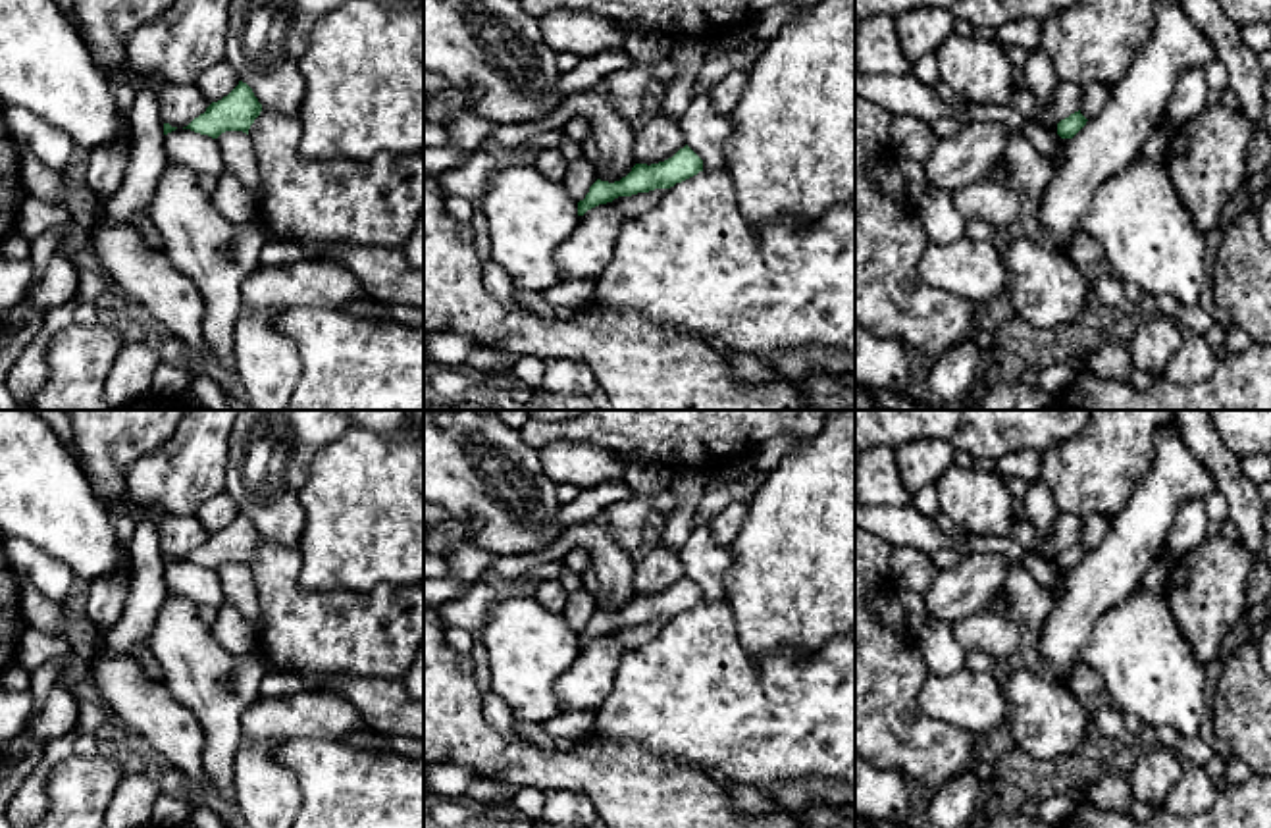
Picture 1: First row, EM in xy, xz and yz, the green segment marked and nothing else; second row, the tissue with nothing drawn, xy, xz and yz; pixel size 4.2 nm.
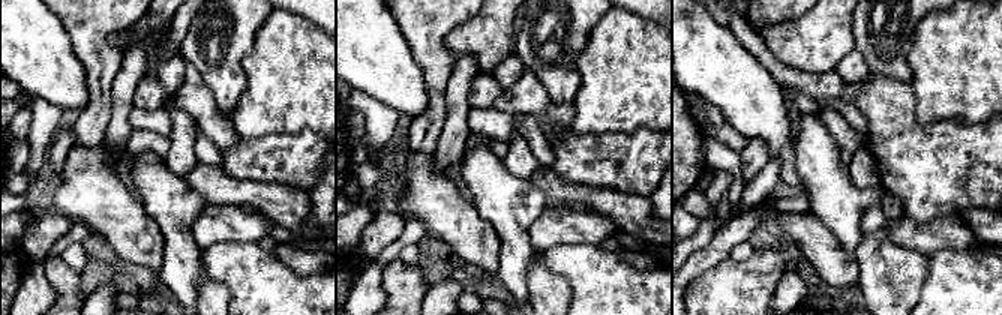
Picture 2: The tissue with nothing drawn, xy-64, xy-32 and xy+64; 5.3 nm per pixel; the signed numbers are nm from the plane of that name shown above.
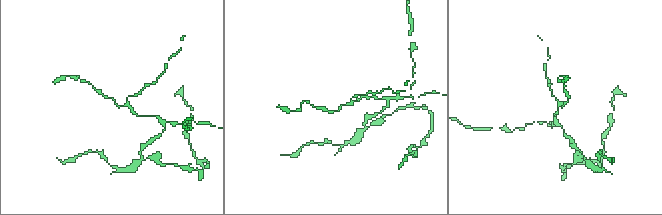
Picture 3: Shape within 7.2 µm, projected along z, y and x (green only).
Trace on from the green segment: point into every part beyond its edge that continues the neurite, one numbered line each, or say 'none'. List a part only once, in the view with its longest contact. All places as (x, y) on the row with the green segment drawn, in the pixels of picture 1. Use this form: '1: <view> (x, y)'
none

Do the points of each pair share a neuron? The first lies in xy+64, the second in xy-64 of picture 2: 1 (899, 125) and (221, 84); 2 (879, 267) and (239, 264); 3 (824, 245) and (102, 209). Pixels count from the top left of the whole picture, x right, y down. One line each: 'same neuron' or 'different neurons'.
1: different neurons
2: different neurons
3: same neuron

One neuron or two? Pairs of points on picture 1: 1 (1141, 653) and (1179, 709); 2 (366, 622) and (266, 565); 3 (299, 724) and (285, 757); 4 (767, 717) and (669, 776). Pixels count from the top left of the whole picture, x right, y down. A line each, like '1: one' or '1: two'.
1: one
2: one
3: two
4: two

